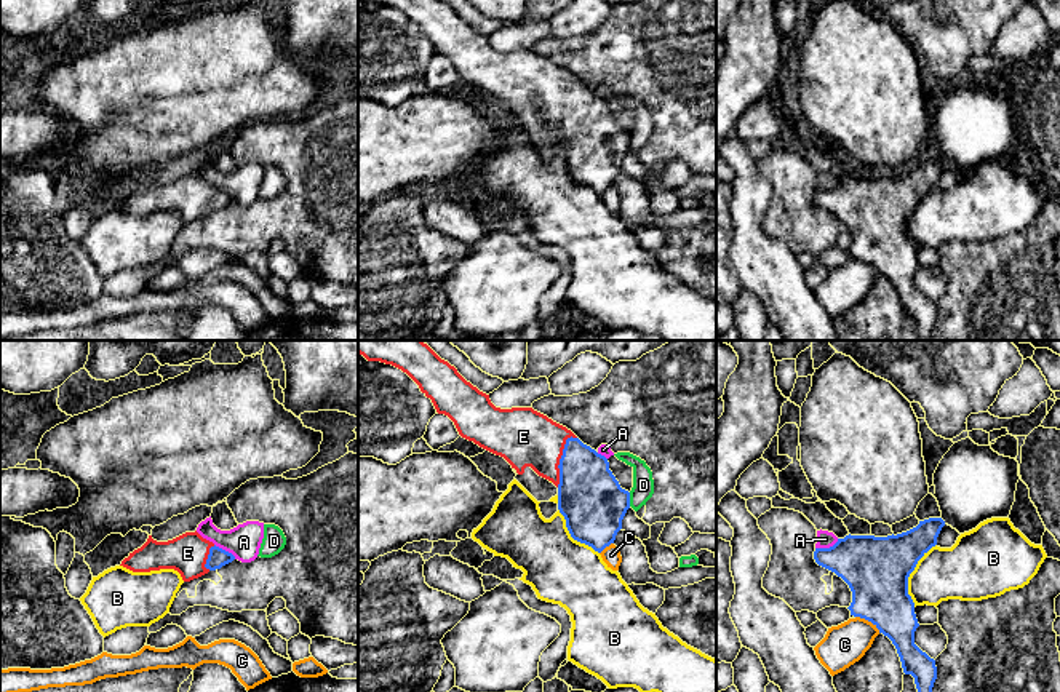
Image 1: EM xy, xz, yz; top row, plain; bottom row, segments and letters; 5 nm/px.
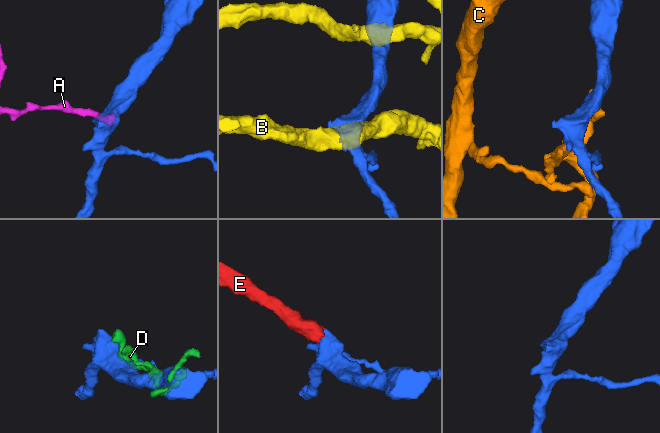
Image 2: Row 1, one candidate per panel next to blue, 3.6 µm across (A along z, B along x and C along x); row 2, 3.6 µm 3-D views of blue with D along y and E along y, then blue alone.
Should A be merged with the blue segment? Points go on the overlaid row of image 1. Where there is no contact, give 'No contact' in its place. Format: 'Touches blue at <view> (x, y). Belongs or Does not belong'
Touches blue at yz (827, 548). Does not belong

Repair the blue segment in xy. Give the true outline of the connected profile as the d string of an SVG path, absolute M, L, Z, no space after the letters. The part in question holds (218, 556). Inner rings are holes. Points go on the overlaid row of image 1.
M195 531L168 542L157 542L149 535L147 542L130 553L120 566L133 572L174 569L184 582L190 582L209 571L221 569L233 559L232 553L216 547Z

